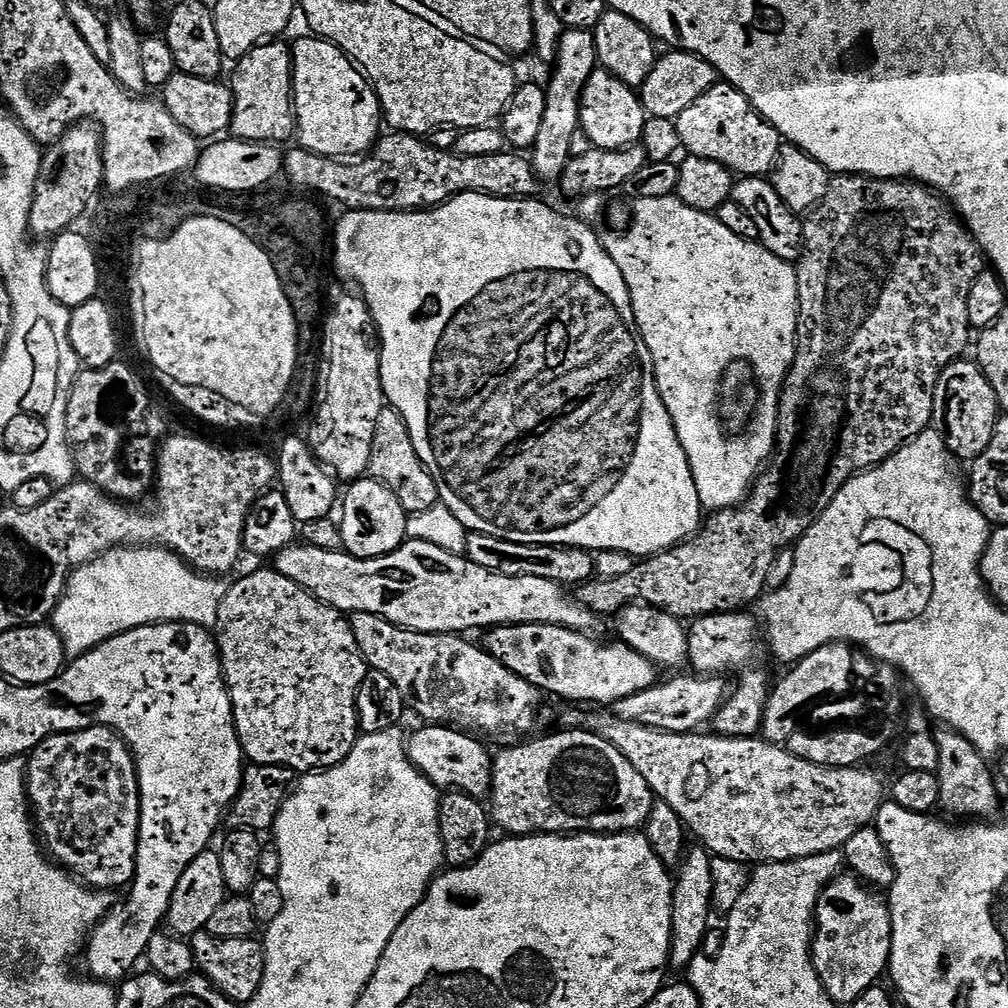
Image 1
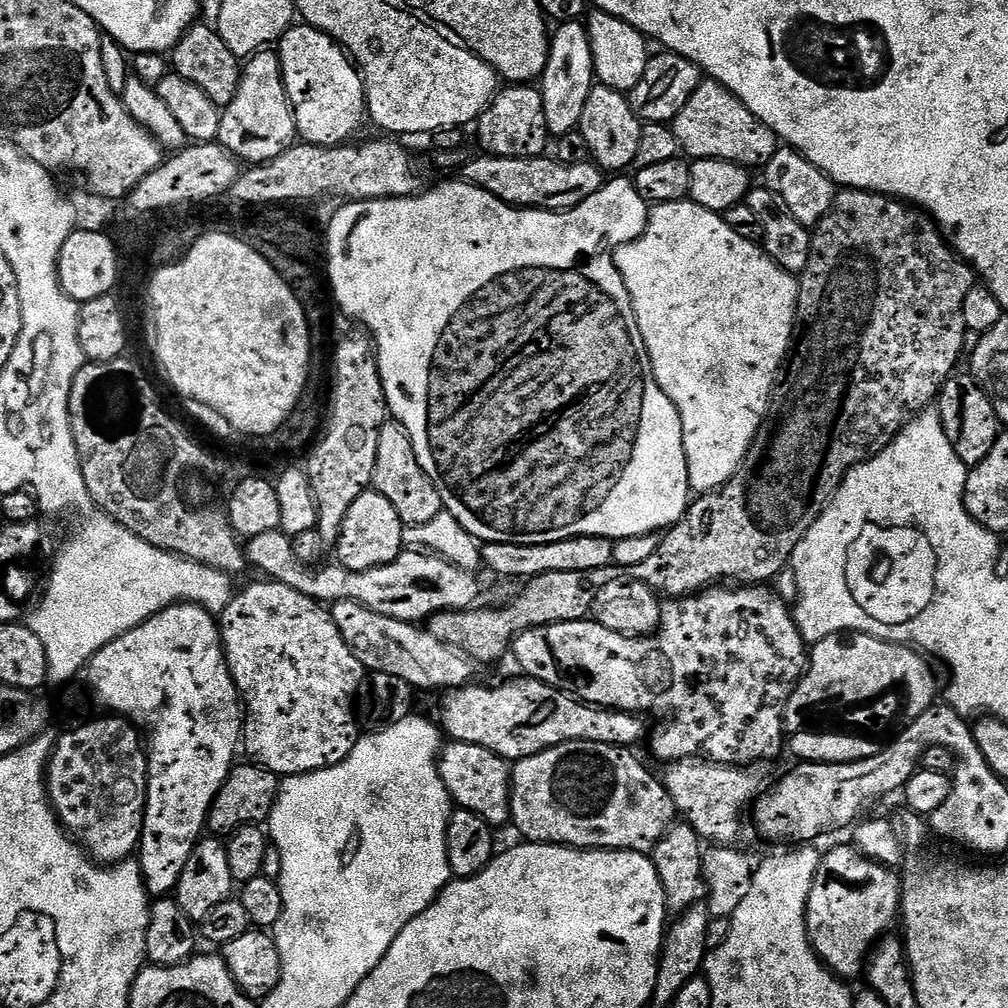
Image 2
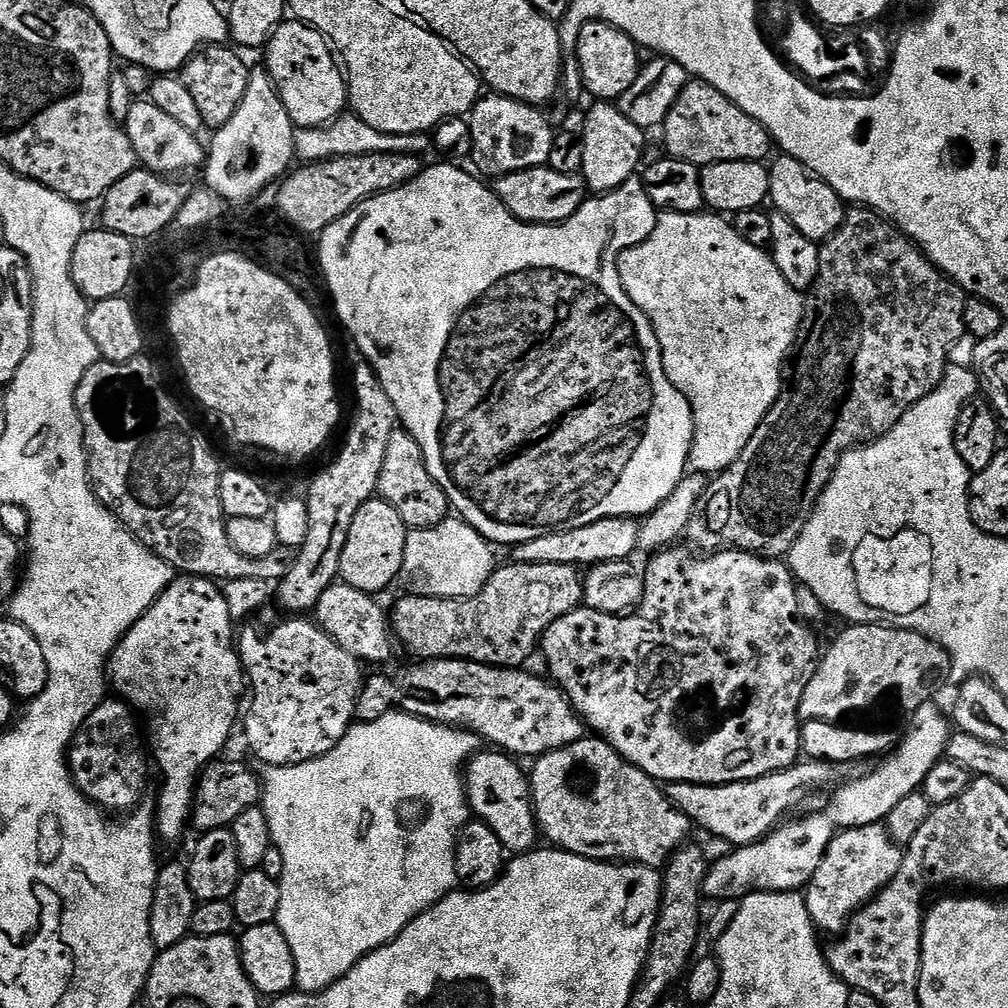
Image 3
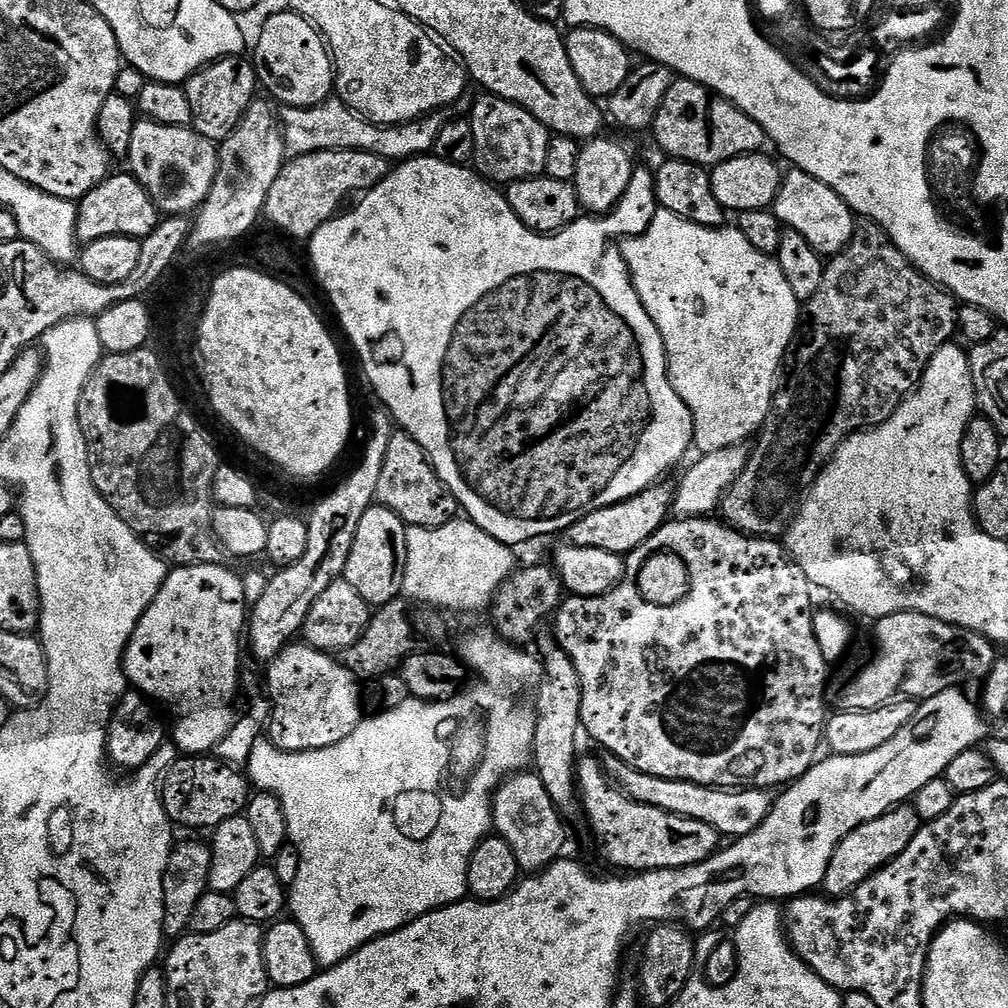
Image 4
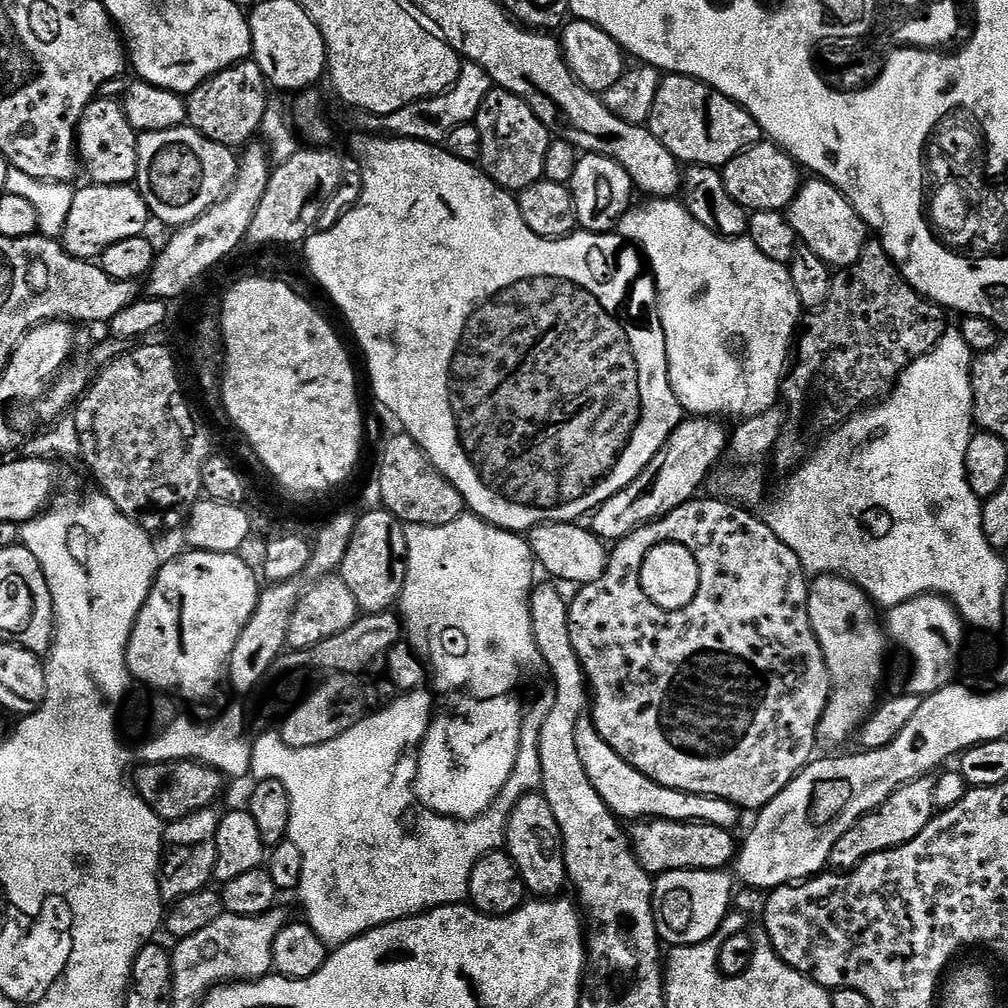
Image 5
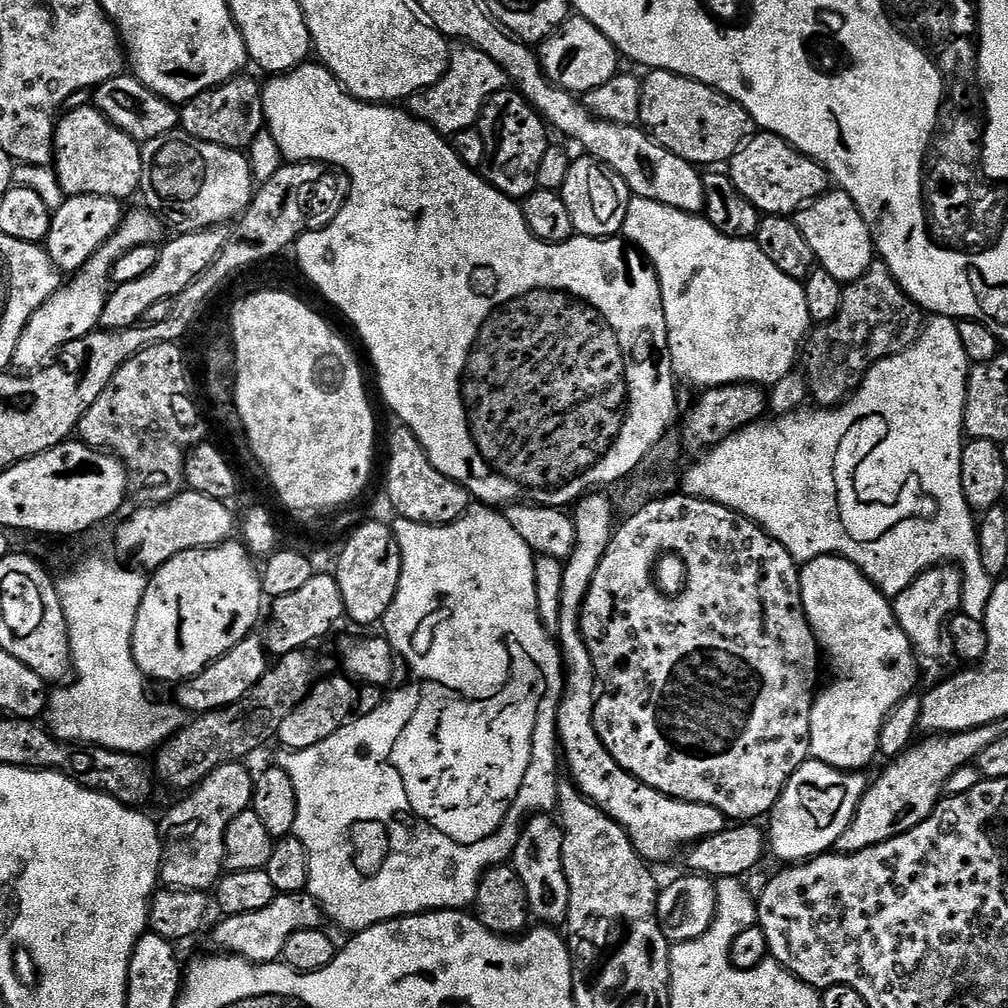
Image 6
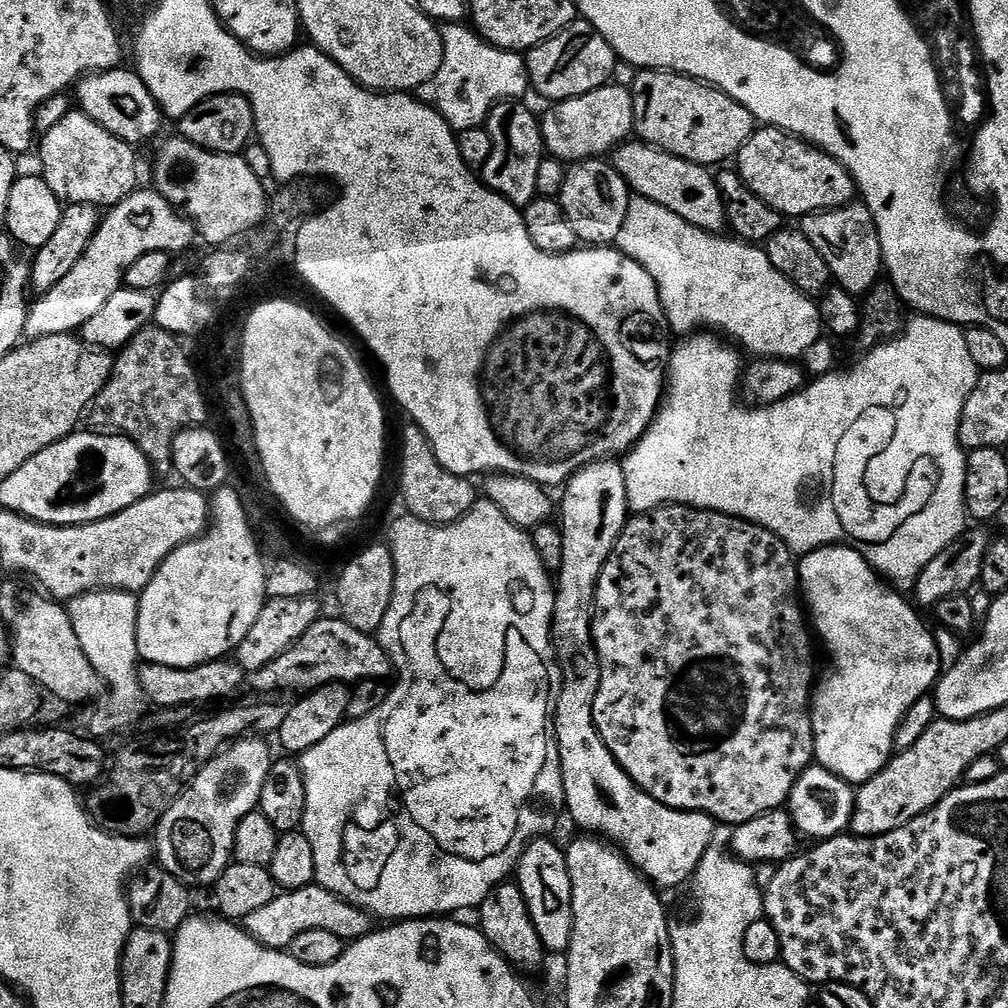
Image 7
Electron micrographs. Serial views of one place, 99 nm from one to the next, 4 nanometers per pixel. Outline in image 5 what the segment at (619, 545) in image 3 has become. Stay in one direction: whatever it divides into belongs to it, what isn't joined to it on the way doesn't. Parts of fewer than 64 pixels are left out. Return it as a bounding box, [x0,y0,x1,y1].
[591,416,729,542]

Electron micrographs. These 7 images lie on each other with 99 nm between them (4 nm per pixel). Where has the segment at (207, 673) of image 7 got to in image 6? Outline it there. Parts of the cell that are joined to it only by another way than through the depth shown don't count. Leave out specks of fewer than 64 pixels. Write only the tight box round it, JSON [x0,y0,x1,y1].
[175,634,270,714]

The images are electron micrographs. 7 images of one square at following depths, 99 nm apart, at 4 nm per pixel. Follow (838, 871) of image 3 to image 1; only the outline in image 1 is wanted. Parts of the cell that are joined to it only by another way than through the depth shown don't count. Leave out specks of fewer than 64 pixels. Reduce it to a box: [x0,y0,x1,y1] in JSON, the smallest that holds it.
[811,874,892,1006]

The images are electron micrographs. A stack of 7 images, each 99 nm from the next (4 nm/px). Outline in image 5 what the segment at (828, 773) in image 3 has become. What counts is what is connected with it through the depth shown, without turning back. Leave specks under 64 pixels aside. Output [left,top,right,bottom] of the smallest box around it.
[574,719,742,829]

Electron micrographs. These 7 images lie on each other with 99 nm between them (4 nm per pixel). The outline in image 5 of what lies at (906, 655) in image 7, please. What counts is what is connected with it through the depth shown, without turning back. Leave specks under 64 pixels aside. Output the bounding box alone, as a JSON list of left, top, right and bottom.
[808,576,886,745]

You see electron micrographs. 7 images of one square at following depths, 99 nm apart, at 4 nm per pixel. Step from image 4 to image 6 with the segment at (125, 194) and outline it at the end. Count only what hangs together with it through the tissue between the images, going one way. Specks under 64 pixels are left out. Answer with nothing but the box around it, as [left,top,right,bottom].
[46,194,125,274]

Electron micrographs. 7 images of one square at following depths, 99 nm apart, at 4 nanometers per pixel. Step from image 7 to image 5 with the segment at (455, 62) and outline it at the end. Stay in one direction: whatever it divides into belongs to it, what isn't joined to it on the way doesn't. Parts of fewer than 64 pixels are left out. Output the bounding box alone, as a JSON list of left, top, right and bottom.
[356,64,493,145]

